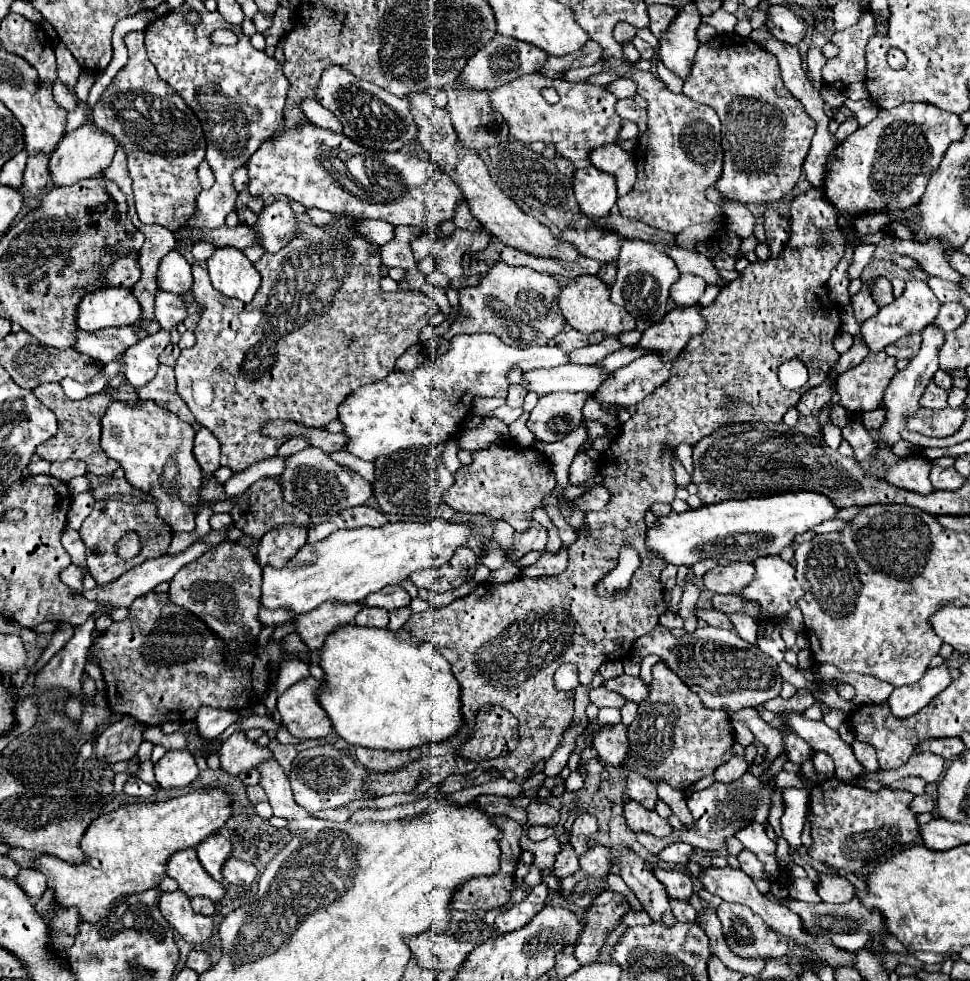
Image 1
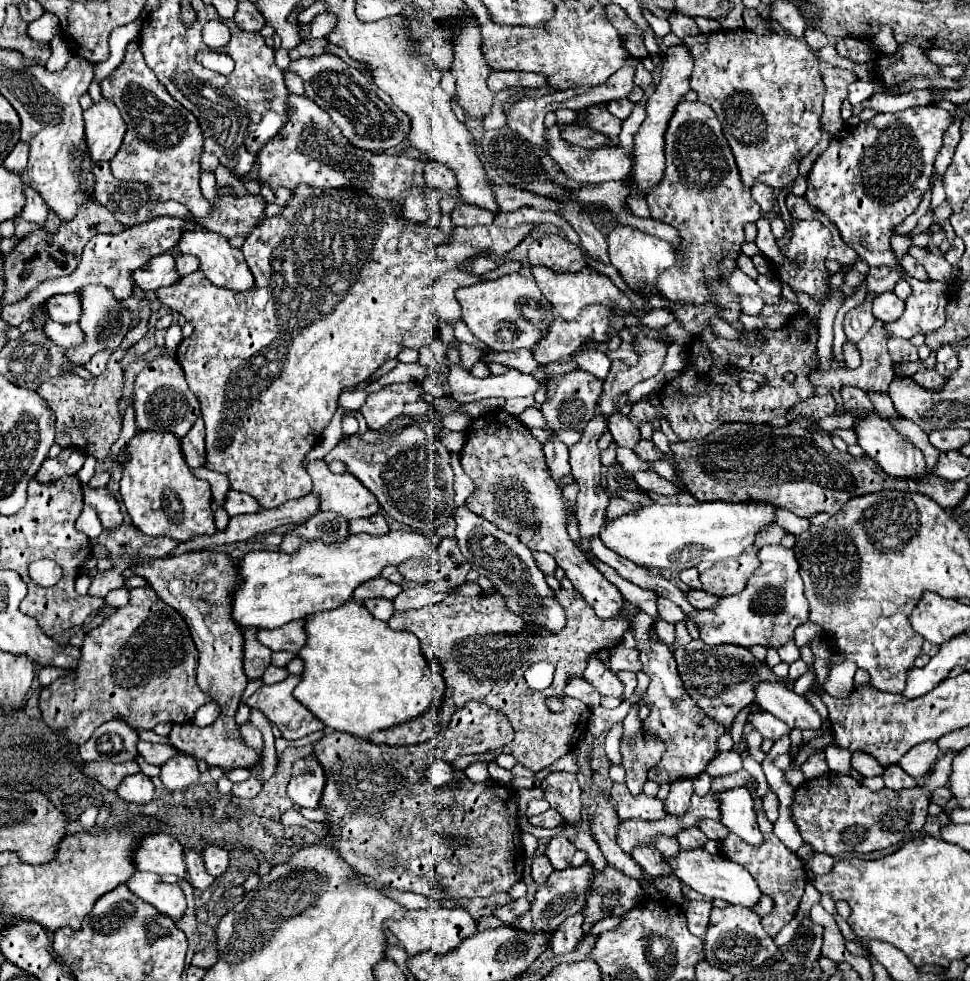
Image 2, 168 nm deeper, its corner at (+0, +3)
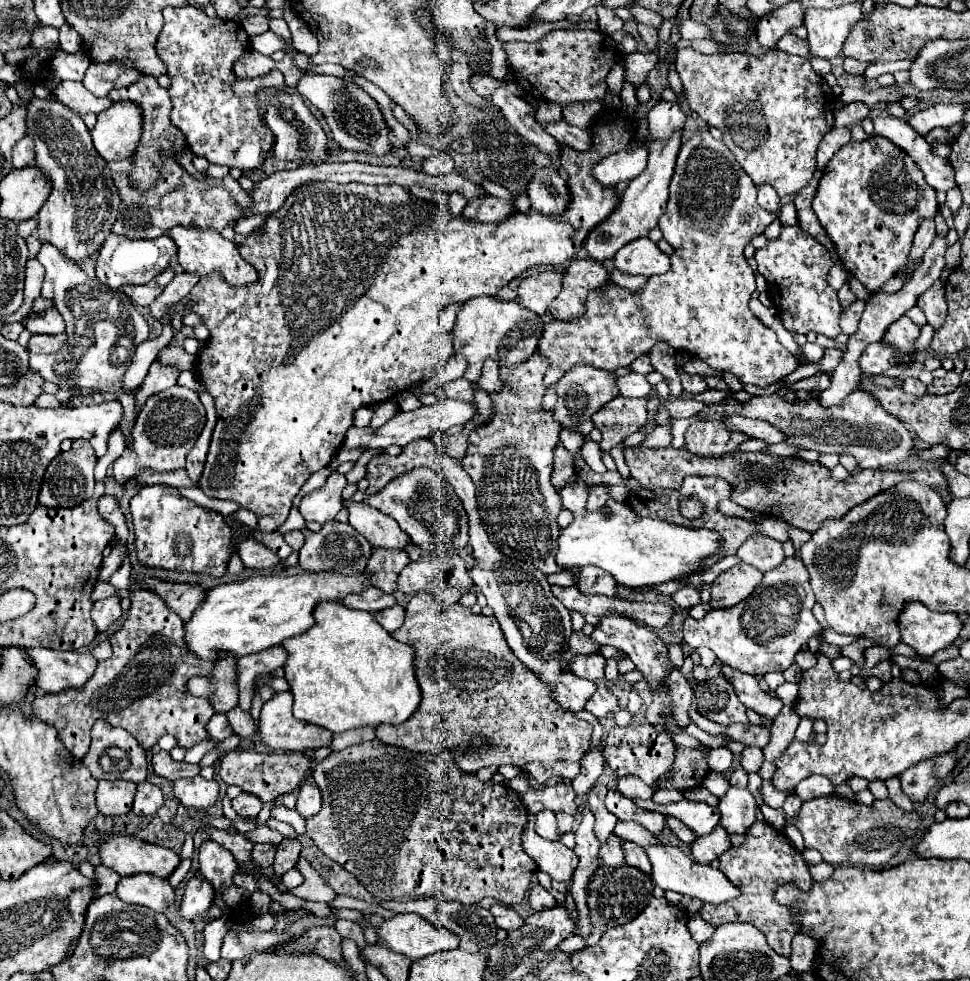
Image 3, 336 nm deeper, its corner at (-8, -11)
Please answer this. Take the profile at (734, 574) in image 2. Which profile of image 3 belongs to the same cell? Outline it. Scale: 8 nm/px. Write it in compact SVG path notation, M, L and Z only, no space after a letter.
M745 562L729 568L727 572L719 574L717 580L709 586L711 608L731 608L743 602L755 590L761 578L763 578L763 572Z

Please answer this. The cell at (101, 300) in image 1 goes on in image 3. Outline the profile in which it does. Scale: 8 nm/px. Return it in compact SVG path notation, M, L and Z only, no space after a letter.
M51 308L43 314L37 314L35 318L29 318L25 328L31 334L59 334L59 332L65 332L63 318L59 316L59 310L55 310L55 308Z

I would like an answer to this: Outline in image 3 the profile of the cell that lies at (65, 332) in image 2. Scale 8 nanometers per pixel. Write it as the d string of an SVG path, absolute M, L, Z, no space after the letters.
M33 334L29 340L29 352L33 354L53 354L59 348L63 348L63 344L67 344L67 336L65 334Z

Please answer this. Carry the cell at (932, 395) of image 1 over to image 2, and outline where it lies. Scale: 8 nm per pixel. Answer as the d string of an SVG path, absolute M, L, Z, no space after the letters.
M919 368L915 372L913 380L921 382L921 386L925 386L925 388L939 388L945 382L945 378L935 368Z

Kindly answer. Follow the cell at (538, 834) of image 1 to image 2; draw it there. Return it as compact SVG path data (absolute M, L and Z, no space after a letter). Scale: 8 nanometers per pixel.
M549 808L547 812L543 812L543 814L539 814L539 816L529 818L529 822L531 822L533 826L541 826L541 828L557 828L557 826L559 826L559 824L563 824L565 820L563 820L563 816L559 816L559 812L557 812L557 810Z

